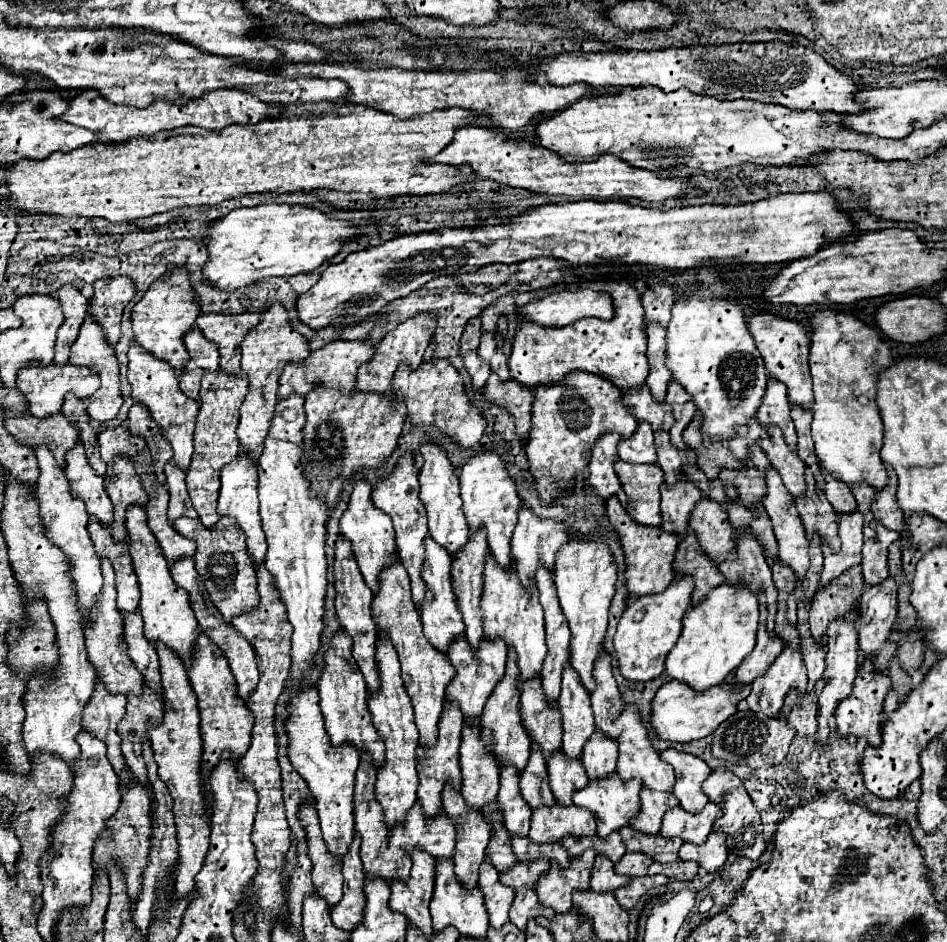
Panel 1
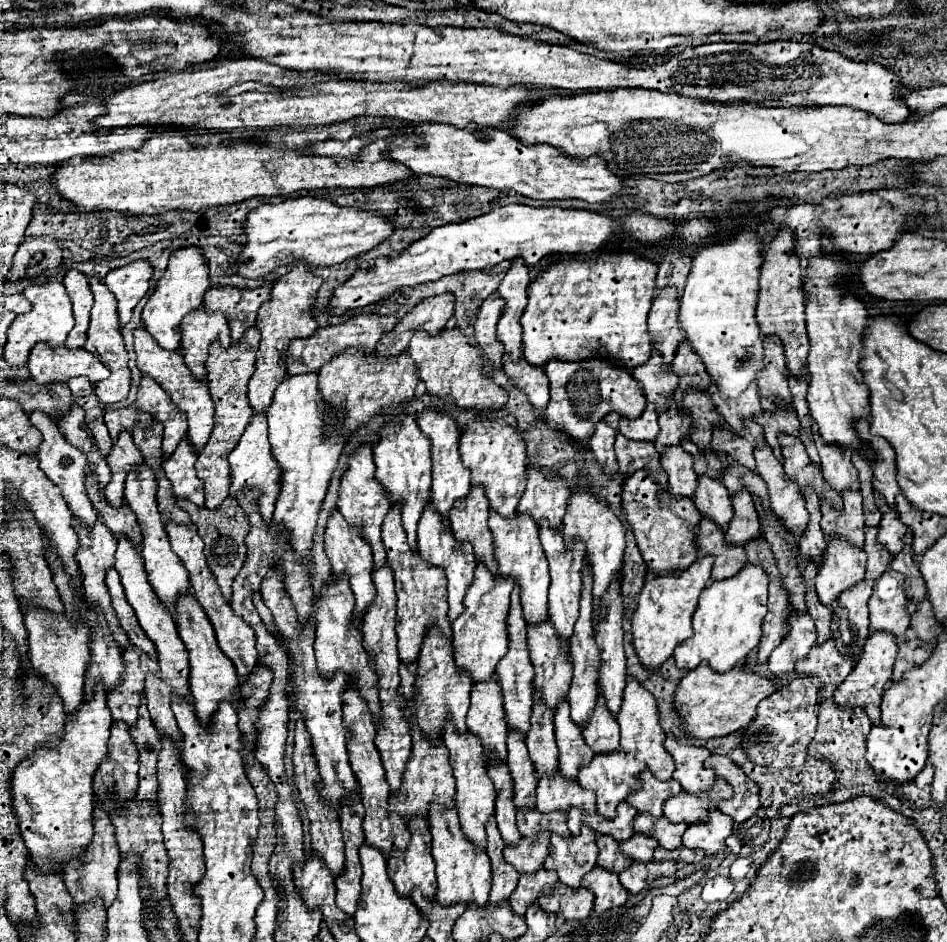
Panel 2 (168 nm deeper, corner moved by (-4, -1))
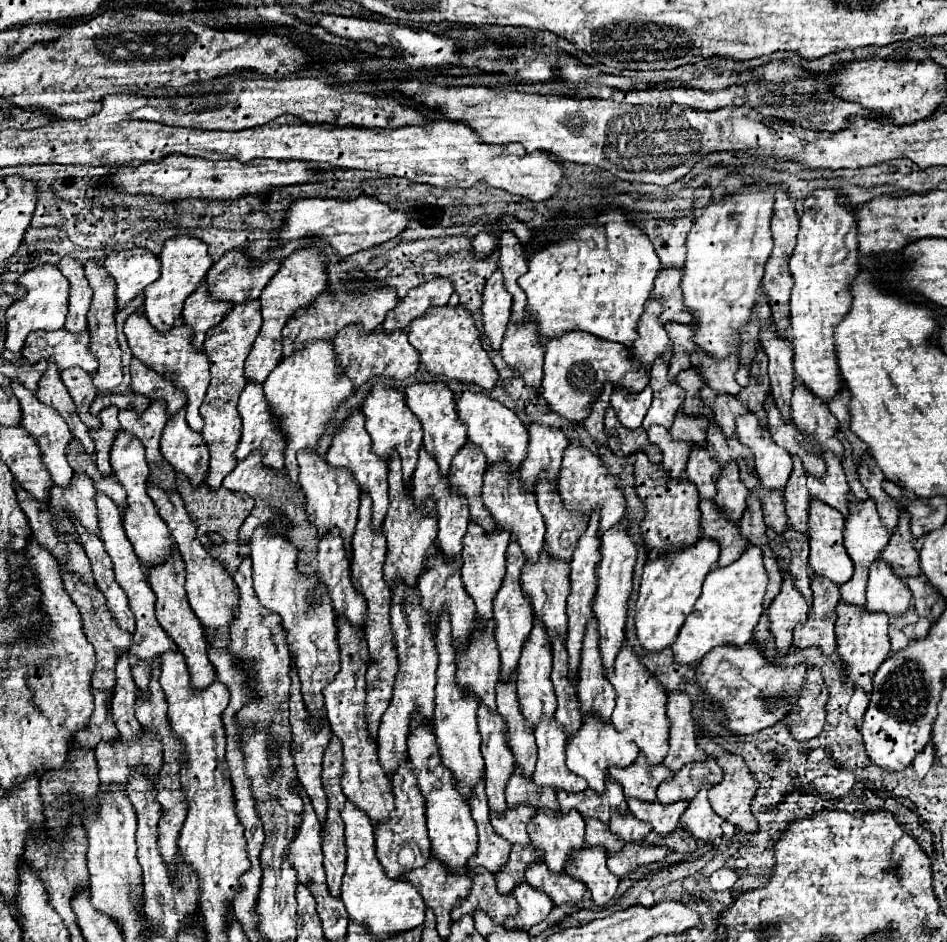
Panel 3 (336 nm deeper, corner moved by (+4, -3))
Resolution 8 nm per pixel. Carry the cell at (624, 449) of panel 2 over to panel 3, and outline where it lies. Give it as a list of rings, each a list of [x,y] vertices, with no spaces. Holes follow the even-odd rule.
[[[610,407],[606,413],[606,435],[608,435],[608,447],[616,457],[628,457],[636,451],[642,451],[646,455],[652,455],[652,443],[648,441],[648,435],[644,429],[624,429],[620,421],[616,421],[616,413]]]

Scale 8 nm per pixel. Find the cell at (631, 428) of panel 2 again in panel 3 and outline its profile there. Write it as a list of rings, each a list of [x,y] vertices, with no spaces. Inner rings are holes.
[[[646,387],[638,395],[630,395],[630,393],[624,393],[618,389],[614,389],[614,393],[612,393],[612,409],[616,411],[618,421],[626,429],[640,429],[642,419],[650,405],[652,405],[652,389],[650,387]]]

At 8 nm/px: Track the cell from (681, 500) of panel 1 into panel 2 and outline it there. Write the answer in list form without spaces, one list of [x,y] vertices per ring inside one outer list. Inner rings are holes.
[[[680,445],[666,447],[660,455],[662,469],[668,473],[668,491],[672,491],[672,495],[692,497],[698,485],[698,475],[692,469],[692,455],[686,453]]]

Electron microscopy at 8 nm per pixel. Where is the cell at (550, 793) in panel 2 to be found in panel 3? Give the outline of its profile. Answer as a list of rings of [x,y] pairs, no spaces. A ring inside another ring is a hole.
[[[548,721],[548,725],[540,725],[534,735],[538,745],[538,763],[532,781],[536,787],[552,787],[566,793],[586,791],[588,783],[566,767],[566,737],[560,733],[560,725]]]

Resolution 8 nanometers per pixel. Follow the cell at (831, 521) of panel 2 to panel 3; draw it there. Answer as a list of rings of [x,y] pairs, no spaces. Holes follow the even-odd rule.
[[[826,453],[826,477],[824,481],[816,481],[814,477],[808,477],[808,491],[812,499],[820,499],[822,503],[838,509],[844,517],[848,517],[848,505],[850,505],[850,487],[844,477],[844,469],[836,457],[830,457]]]

